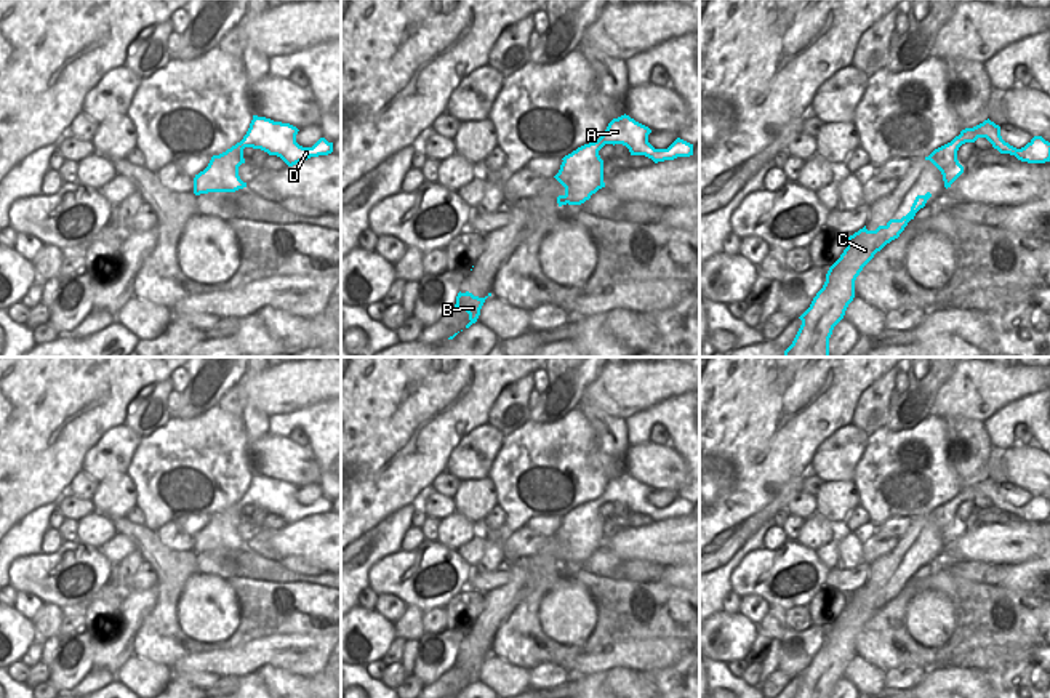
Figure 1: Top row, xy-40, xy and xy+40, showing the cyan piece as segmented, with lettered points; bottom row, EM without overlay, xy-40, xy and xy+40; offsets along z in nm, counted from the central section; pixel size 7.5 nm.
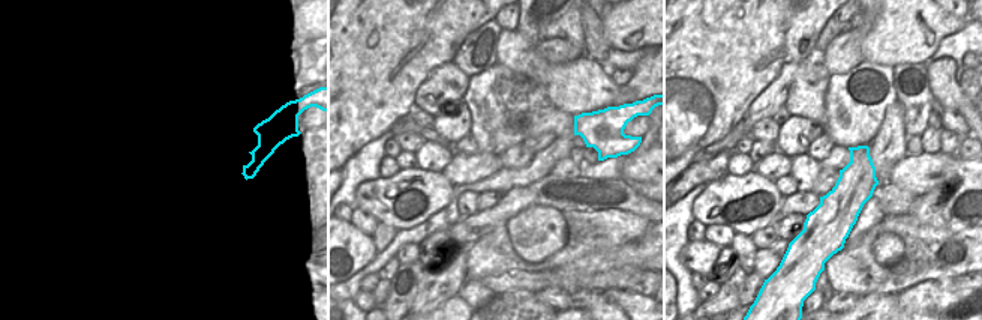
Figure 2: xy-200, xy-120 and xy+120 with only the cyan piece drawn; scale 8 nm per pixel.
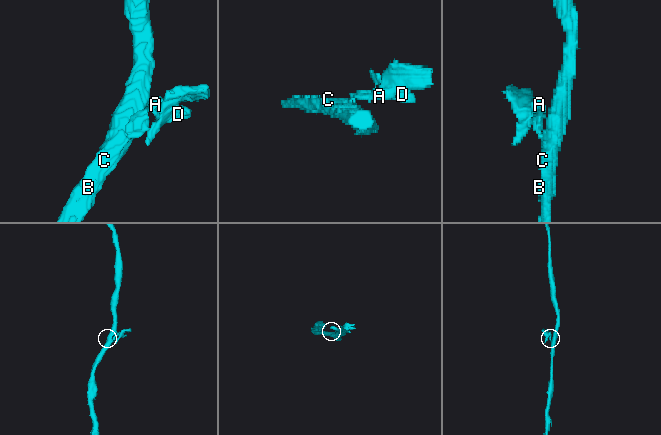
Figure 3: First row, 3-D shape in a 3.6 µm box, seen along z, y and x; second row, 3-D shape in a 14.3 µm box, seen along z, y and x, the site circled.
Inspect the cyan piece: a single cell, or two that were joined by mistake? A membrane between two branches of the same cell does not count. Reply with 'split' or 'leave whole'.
split

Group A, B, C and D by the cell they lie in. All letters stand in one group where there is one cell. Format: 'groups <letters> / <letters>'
groups A D / B C

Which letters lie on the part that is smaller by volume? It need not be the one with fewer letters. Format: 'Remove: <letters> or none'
Remove: A, D

